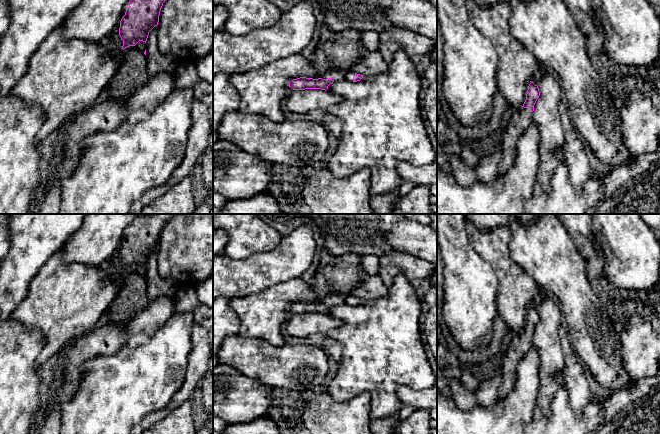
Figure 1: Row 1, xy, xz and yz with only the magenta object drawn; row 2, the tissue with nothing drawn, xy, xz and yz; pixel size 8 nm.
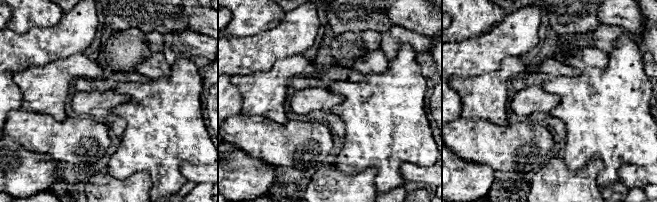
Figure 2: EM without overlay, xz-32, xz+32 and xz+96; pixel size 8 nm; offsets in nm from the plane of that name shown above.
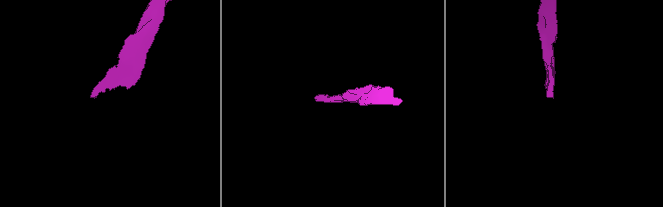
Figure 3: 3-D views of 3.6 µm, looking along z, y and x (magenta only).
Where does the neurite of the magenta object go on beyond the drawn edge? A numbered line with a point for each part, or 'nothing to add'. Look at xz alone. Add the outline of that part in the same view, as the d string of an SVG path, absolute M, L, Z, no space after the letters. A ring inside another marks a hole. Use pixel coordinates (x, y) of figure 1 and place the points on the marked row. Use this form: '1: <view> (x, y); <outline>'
1: xz (337, 75); M330 68L328 71L324 73L318 73L313 79L327 79L331 78L334 82L337 81L349 81L353 82L353 77L355 76L355 73L351 70L349 71L343 71L343 70L337 70Z

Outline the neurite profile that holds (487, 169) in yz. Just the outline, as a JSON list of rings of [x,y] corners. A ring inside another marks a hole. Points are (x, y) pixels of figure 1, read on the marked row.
[[[498,149],[493,154],[481,158],[475,169],[477,180],[484,183],[493,182],[499,172],[500,160],[501,150]]]

